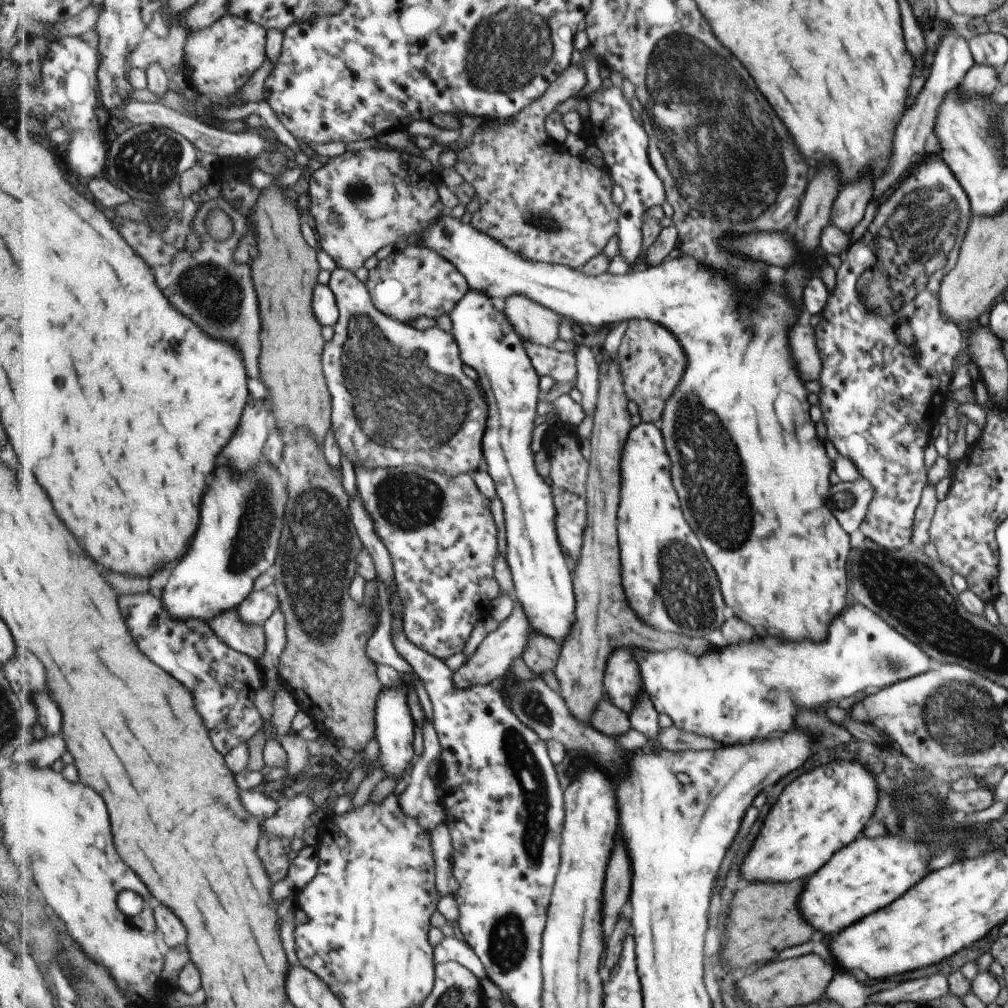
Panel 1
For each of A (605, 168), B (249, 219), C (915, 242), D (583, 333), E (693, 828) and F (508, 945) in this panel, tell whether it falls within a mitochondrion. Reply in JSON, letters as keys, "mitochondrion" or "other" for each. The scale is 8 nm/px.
{"A":"other","B":"other","C":"mitochondrion","D":"other","E":"mitochondrion","F":"mitochondrion"}

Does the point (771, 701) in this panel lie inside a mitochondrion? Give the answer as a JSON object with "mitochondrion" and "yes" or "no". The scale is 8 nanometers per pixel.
{"mitochondrion":"yes"}

